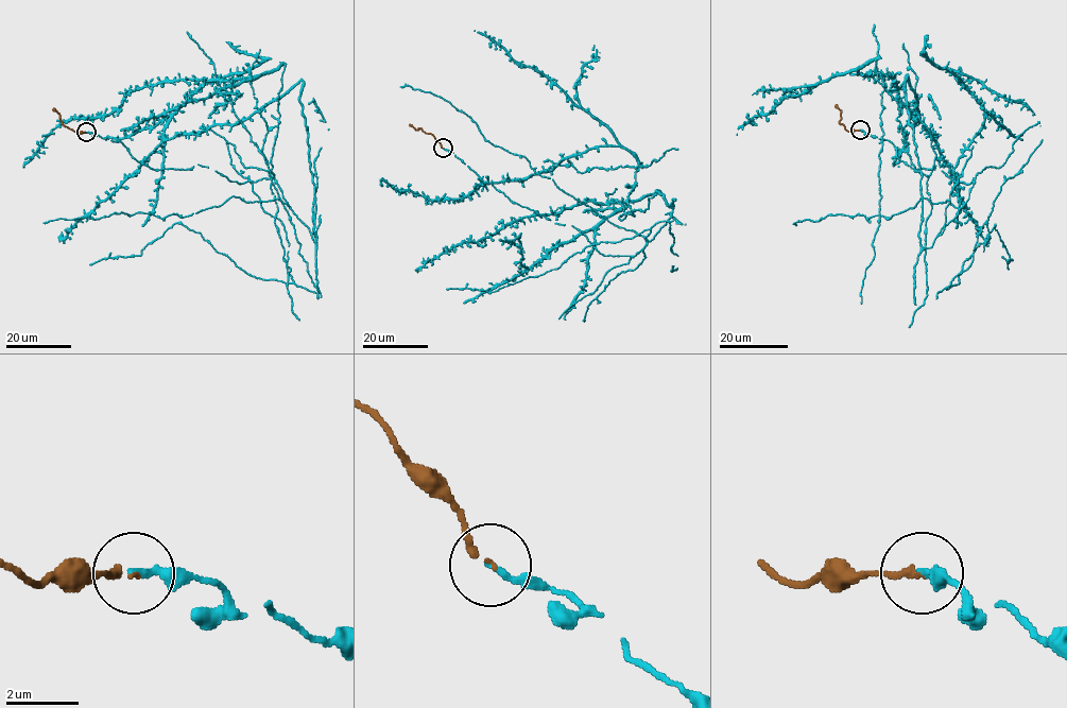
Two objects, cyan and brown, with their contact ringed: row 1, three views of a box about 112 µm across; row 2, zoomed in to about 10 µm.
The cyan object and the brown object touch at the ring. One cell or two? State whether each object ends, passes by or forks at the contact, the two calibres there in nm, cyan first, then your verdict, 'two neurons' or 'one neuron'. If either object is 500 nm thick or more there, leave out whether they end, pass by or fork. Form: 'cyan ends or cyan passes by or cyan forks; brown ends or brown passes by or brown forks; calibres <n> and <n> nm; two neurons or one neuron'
cyan ends; brown ends; calibres 180 and 170 nm; one neuron

